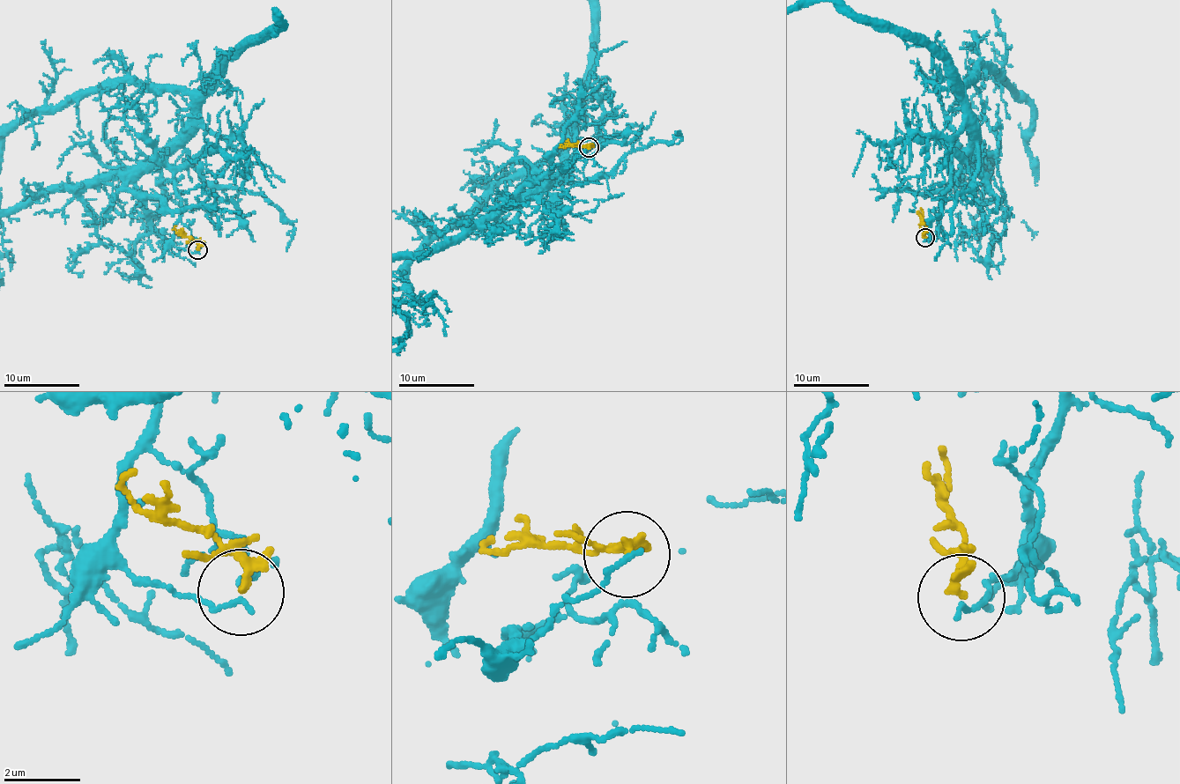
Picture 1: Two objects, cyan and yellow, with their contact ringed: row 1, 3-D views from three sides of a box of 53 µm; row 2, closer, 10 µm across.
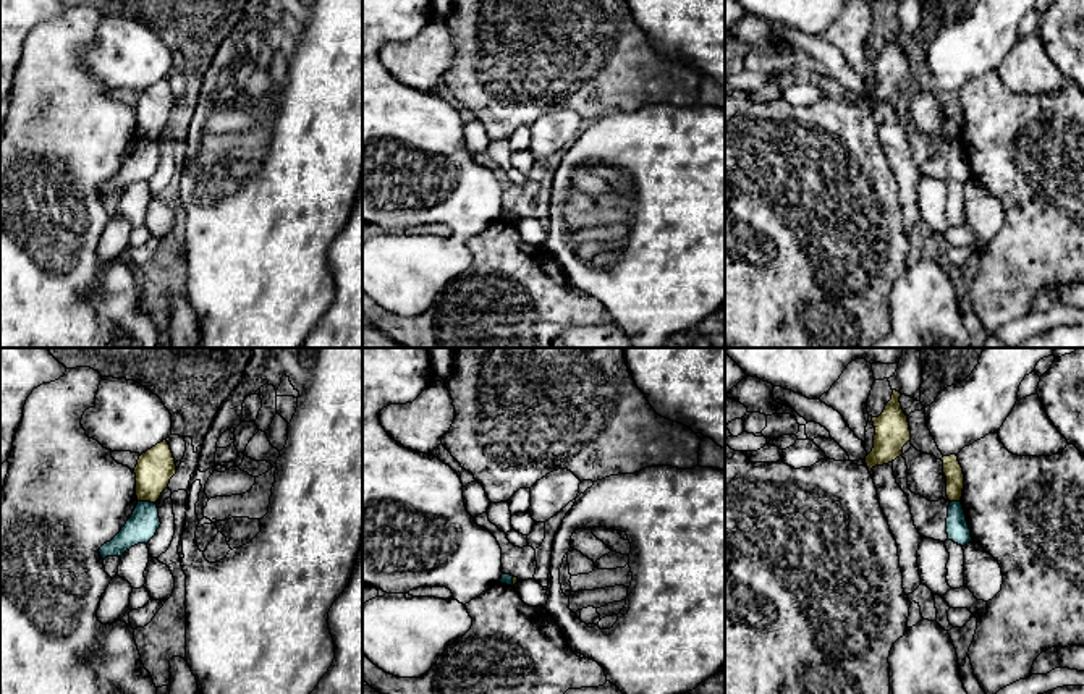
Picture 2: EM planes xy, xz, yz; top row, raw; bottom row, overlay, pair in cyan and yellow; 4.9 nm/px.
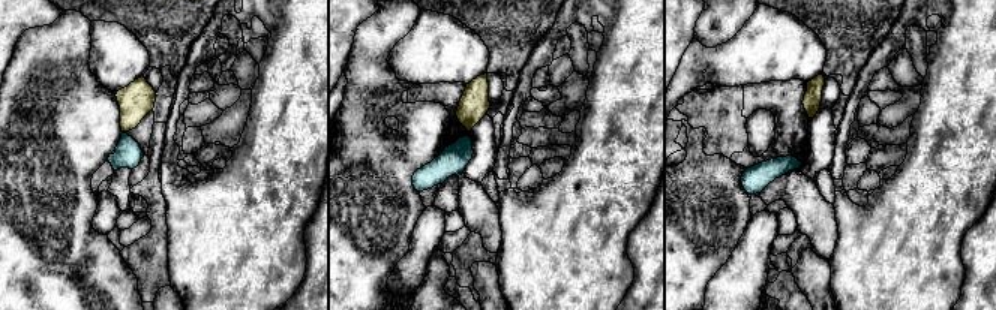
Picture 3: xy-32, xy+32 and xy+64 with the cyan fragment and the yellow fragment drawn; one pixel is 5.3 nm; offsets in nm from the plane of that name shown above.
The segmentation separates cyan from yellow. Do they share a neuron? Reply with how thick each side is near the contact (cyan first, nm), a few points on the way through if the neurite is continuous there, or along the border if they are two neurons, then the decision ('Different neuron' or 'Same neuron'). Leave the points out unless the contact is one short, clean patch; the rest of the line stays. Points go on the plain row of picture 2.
Thickness 150 nm (cyan) against 190 nm. Boundary: xy (138, 138), (154, 141). Different neuron

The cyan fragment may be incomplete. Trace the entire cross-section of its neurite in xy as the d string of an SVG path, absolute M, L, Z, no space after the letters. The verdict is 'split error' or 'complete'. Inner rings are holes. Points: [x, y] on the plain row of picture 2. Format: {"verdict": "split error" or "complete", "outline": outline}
{"verdict": "complete", "outline": "M138 139L131 155L121 168L99 188L102 197L107 194L121 194L138 181L147 181L160 165L159 146L150 139Z"}

